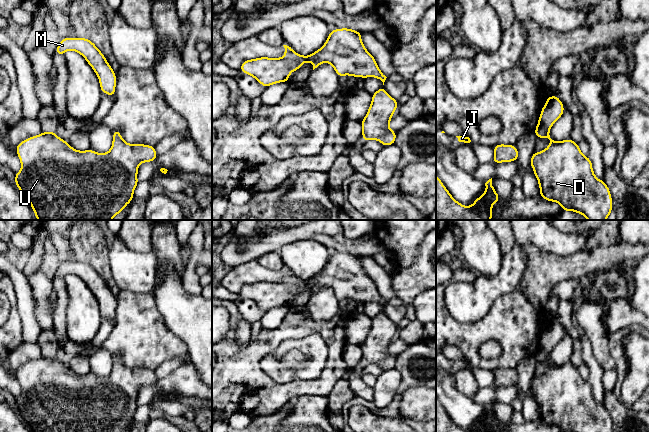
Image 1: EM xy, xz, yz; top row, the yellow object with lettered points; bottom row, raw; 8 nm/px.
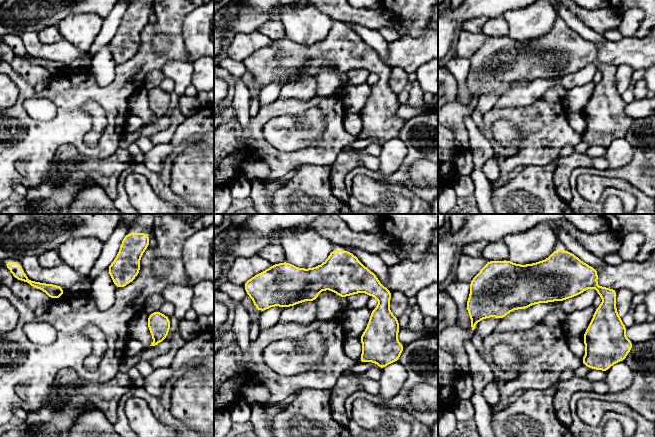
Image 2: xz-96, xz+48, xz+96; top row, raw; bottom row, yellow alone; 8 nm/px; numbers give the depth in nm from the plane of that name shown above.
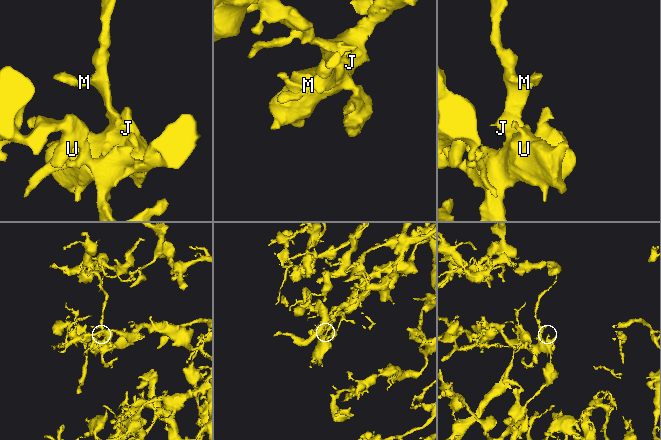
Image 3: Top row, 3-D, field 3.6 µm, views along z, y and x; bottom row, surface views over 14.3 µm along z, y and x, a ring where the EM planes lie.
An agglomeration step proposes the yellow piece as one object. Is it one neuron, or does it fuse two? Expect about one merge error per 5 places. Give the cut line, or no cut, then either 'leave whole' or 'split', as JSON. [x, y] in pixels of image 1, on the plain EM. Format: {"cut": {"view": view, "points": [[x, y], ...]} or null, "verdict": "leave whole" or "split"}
{"cut": null, "verdict": "leave whole"}

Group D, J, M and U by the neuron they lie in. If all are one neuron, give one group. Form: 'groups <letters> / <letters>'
groups D J M U

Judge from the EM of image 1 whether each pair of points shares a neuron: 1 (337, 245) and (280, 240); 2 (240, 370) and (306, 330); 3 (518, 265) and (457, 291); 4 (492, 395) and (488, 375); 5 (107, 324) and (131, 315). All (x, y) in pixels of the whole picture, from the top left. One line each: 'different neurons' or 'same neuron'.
1: same neuron
2: same neuron
3: same neuron
4: different neurons
5: different neurons

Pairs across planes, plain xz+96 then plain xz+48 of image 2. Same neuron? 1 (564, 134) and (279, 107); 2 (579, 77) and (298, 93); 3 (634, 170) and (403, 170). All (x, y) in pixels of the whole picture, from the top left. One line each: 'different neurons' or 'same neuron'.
1: same neuron
2: same neuron
3: same neuron

